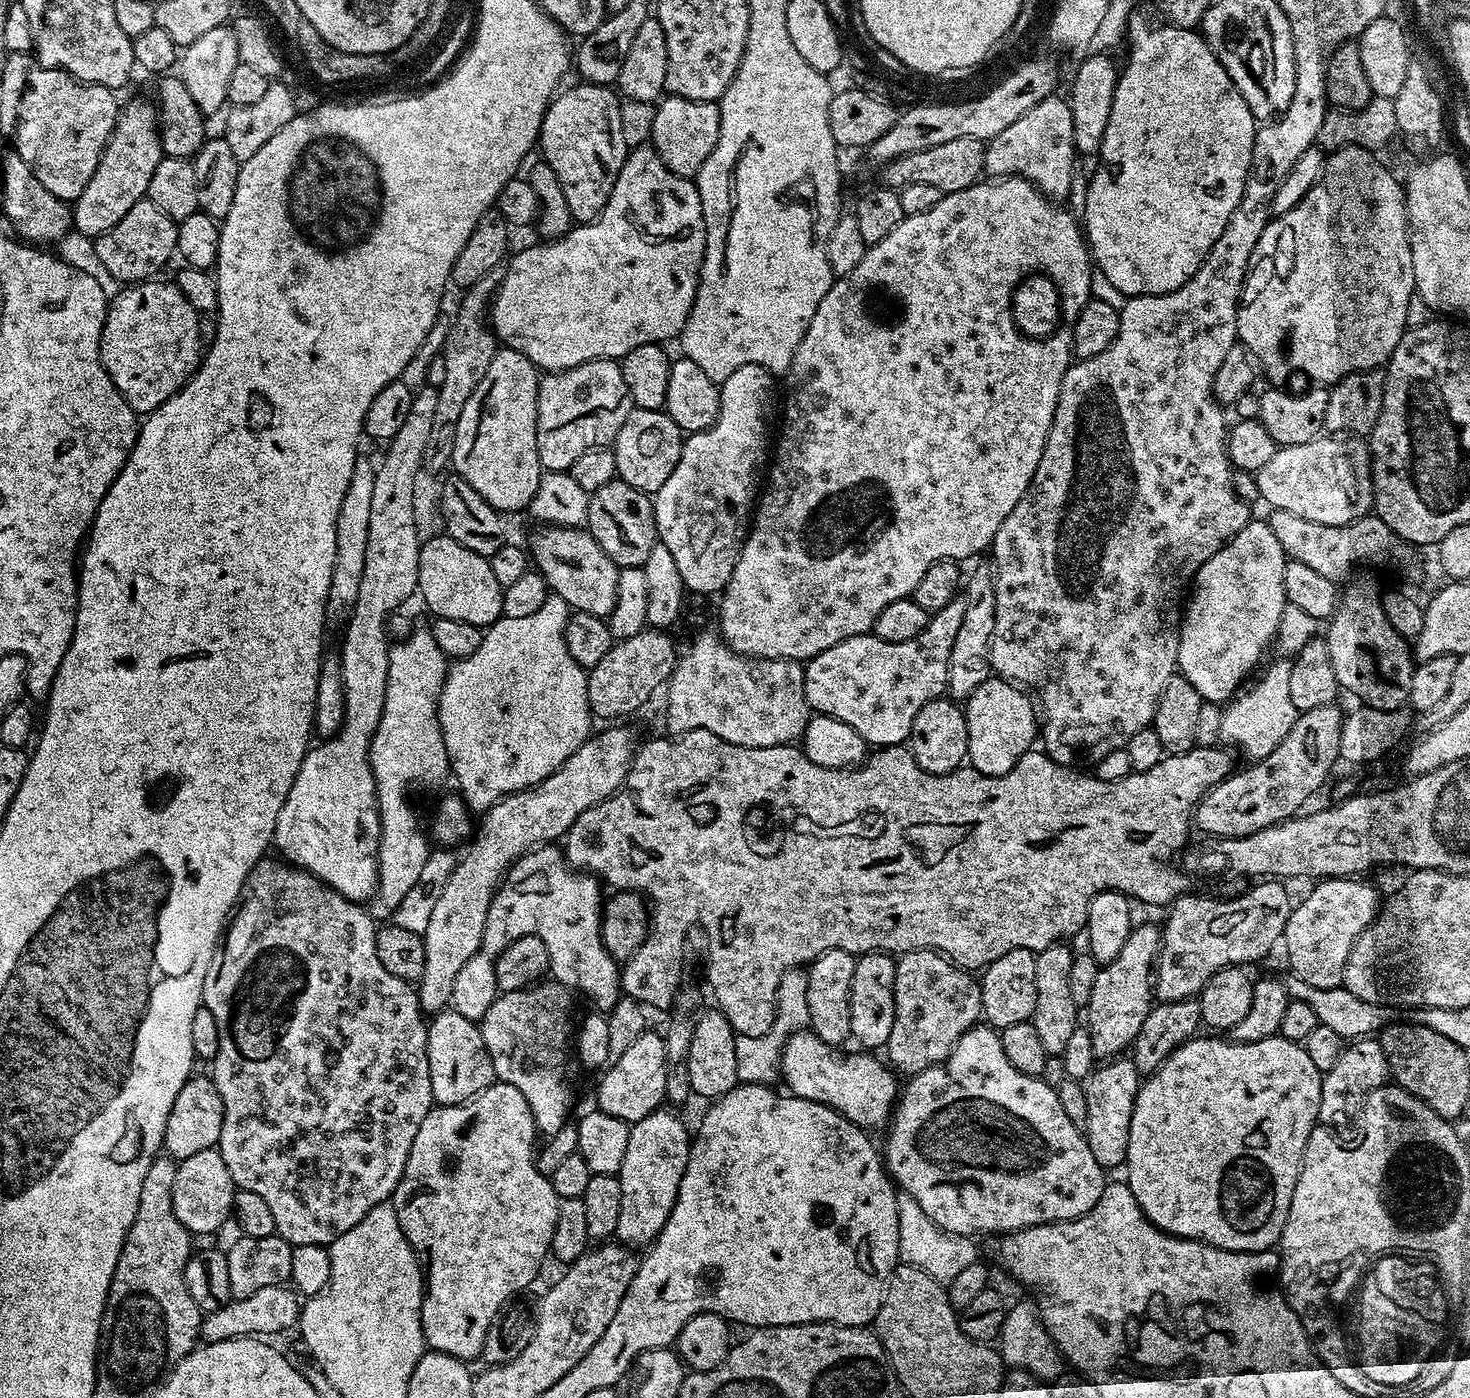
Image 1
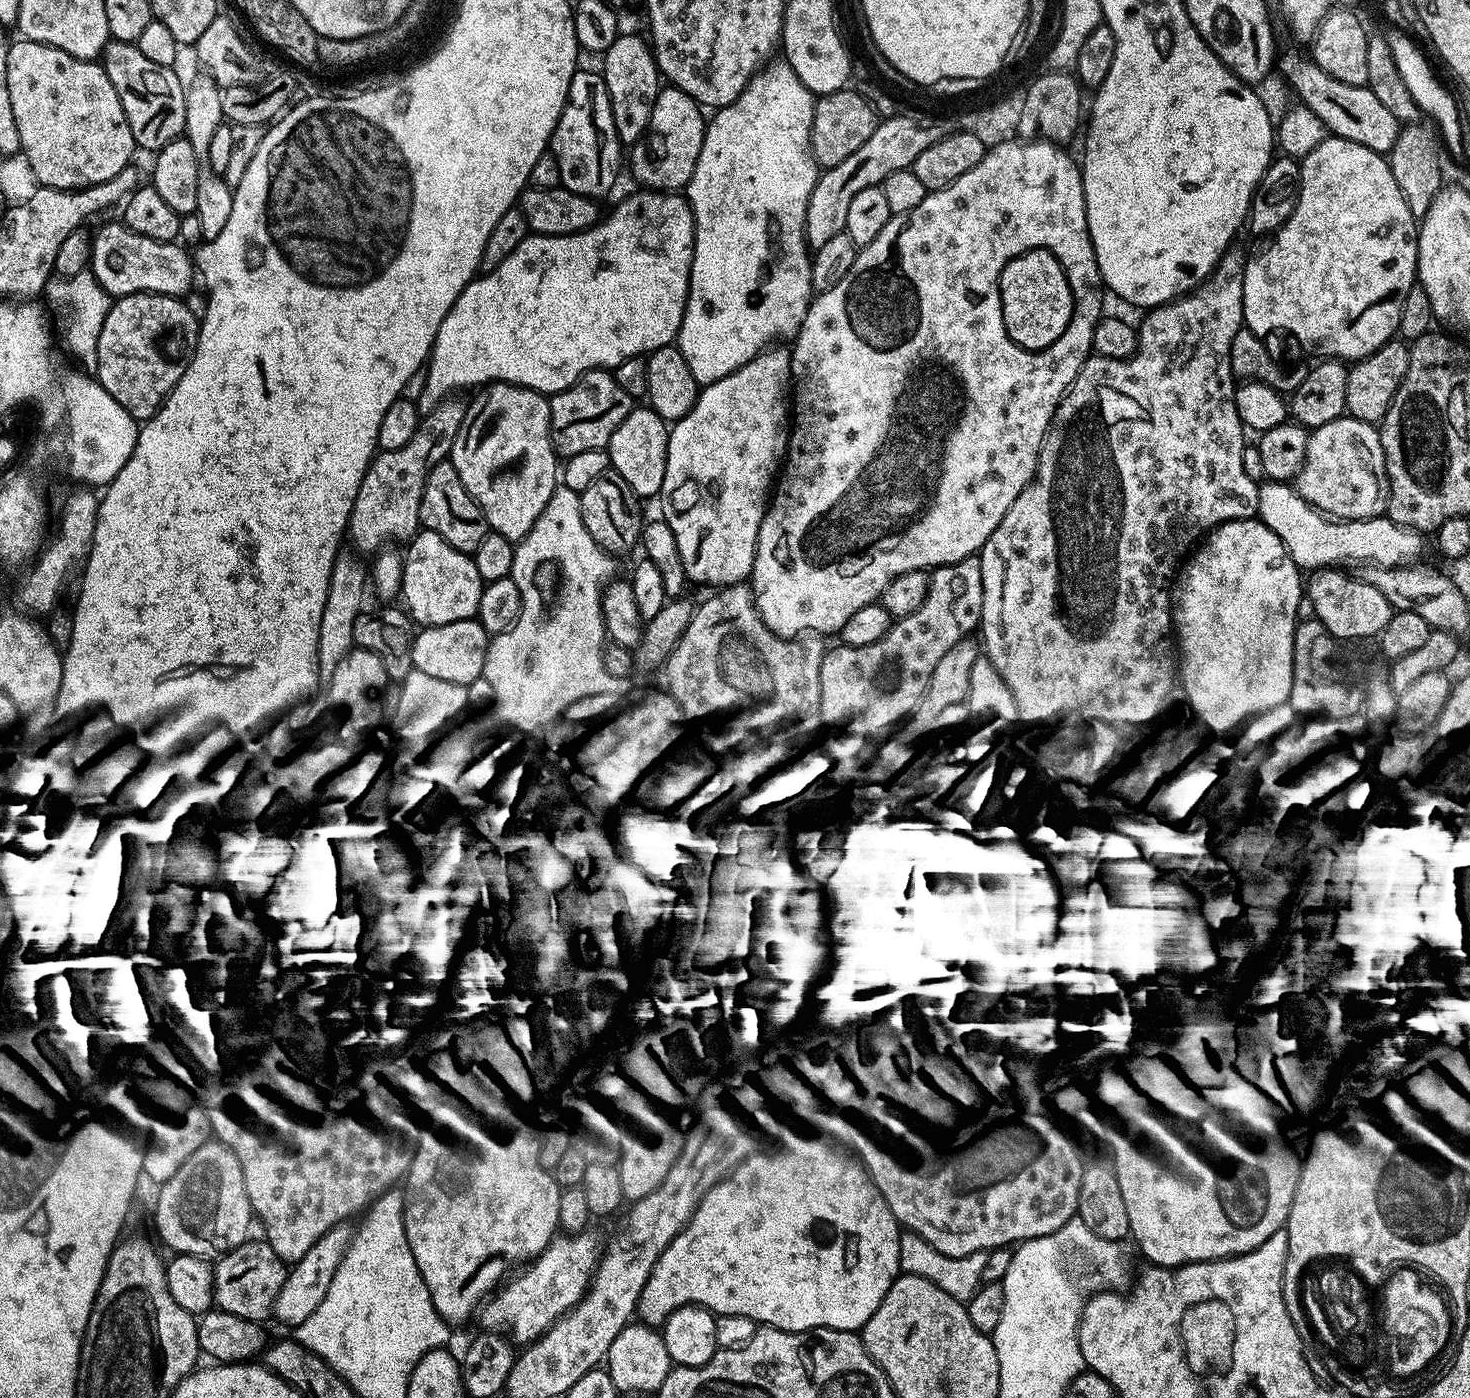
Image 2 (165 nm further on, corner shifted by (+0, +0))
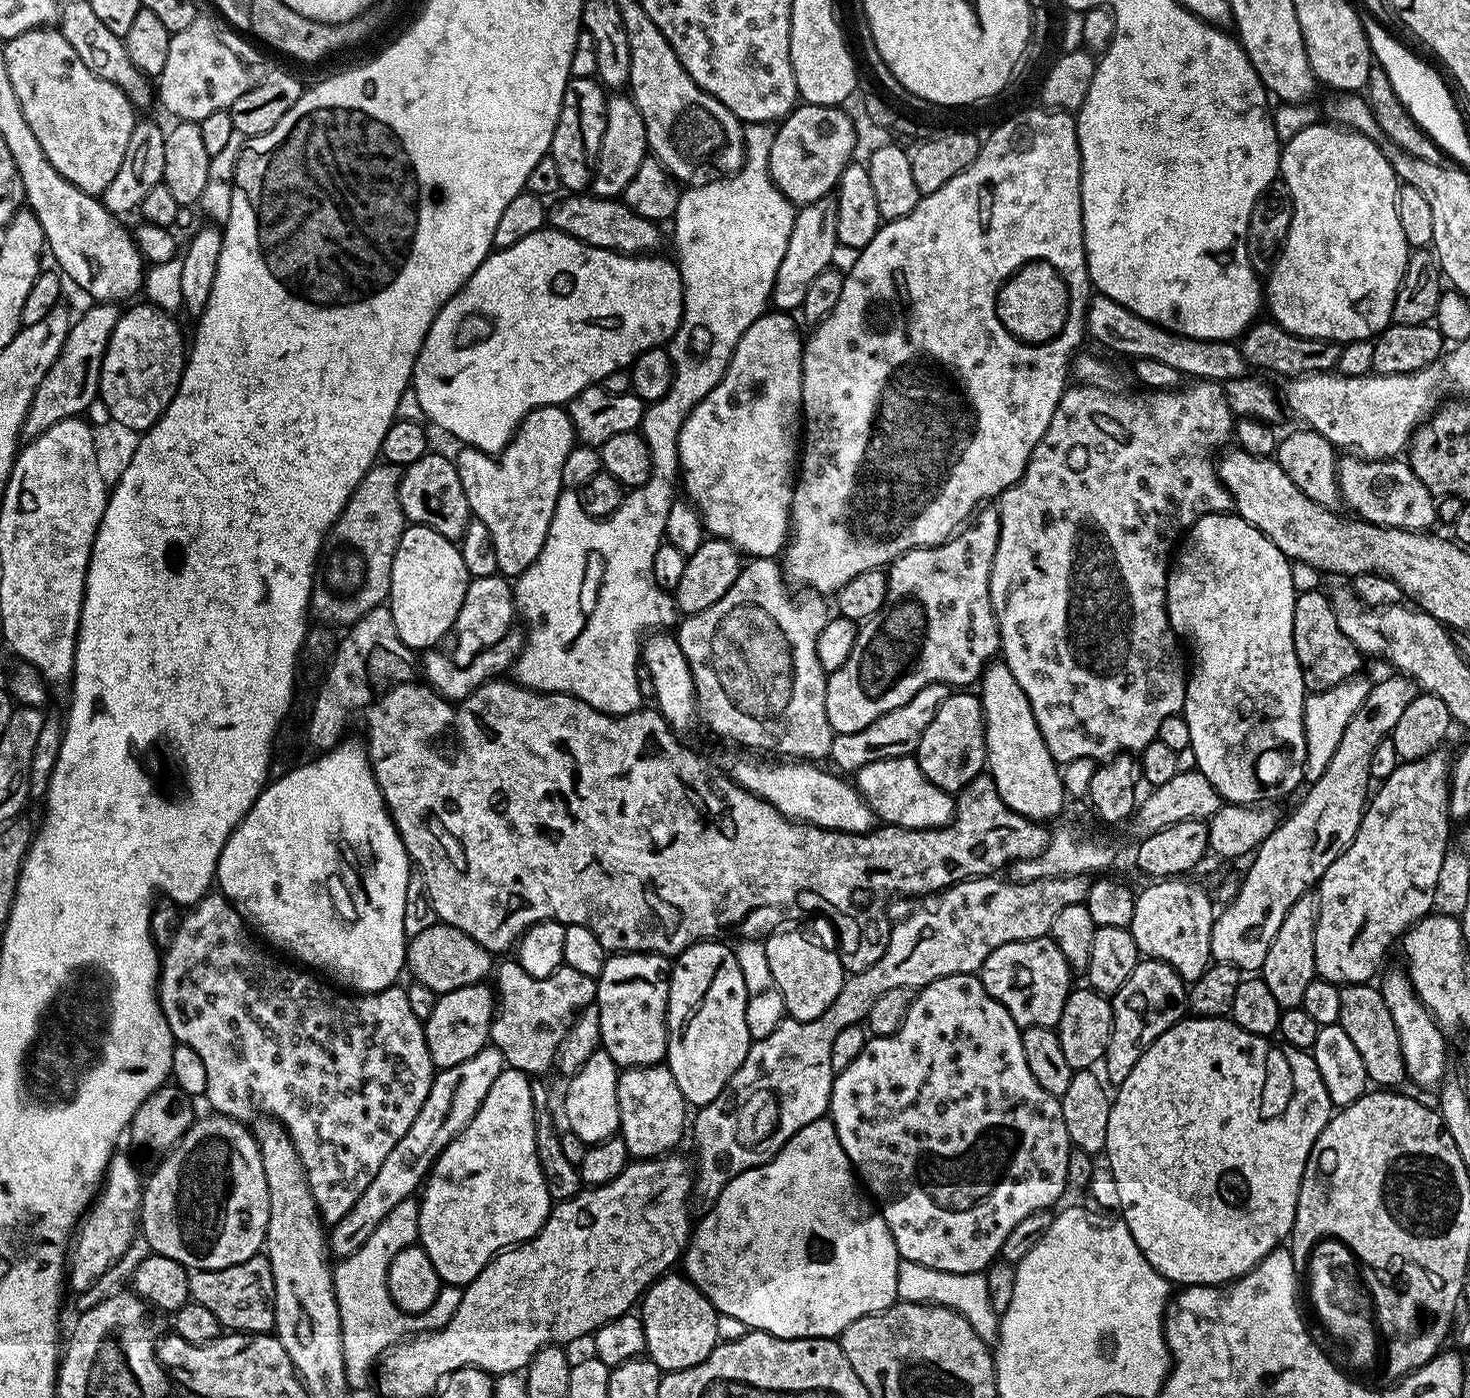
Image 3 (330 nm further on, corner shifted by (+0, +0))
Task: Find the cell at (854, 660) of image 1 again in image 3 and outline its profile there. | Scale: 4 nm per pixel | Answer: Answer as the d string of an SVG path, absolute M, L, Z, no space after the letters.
M981 506L966 526L944 544L915 548L892 561L886 572L887 602L878 614L859 625L850 658L828 676L826 718L830 718L833 733L857 732L870 726L870 722L882 718L882 714L906 706L906 702L928 684L972 686L979 681L1000 650L1000 627L990 602L990 570L994 566L999 537L999 507Z

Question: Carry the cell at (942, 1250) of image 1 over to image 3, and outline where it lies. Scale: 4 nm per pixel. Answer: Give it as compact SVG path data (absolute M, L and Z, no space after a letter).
M901 1260L898 1266L896 1298L906 1304L940 1304L943 1308L953 1308L966 1318L966 1322L970 1322L970 1326L974 1326L976 1333L985 1342L997 1339L998 1313L992 1309L984 1274L950 1274L942 1270L930 1270L930 1266L918 1266L918 1262Z

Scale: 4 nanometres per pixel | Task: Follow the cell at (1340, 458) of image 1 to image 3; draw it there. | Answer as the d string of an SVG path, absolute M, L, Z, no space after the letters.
M1345 455L1336 465L1340 499L1353 508L1359 519L1383 528L1401 528L1411 532L1423 532L1437 523L1437 497L1433 496L1412 472L1404 458L1391 460L1365 460L1363 456Z

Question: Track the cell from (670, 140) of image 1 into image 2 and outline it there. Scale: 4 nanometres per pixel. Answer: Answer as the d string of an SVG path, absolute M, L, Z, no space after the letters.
M661 87L644 137L631 145L632 153L626 156L627 167L632 167L632 176L640 183L637 185L658 192L687 189L694 166L698 166L698 154L702 154L705 127L706 112L698 101L677 88Z

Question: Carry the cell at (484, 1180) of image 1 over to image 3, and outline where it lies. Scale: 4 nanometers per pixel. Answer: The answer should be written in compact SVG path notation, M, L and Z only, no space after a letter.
M512 1067L494 1078L478 1114L450 1141L432 1164L432 1171L422 1185L424 1200L419 1201L419 1247L430 1258L438 1278L448 1286L466 1286L499 1252L534 1238L552 1212L553 1200L546 1190L546 1178L538 1162L534 1138L534 1098L532 1080Z

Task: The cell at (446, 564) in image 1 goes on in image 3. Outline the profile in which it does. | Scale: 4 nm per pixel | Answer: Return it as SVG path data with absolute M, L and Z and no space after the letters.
M409 523L394 553L387 599L400 641L413 650L435 649L439 645L436 643L447 632L449 635L455 629L458 610L462 610L462 598L466 598L469 579L466 562L462 562L462 554L457 541L447 540L442 534L438 534L438 530L430 530L430 526Z

